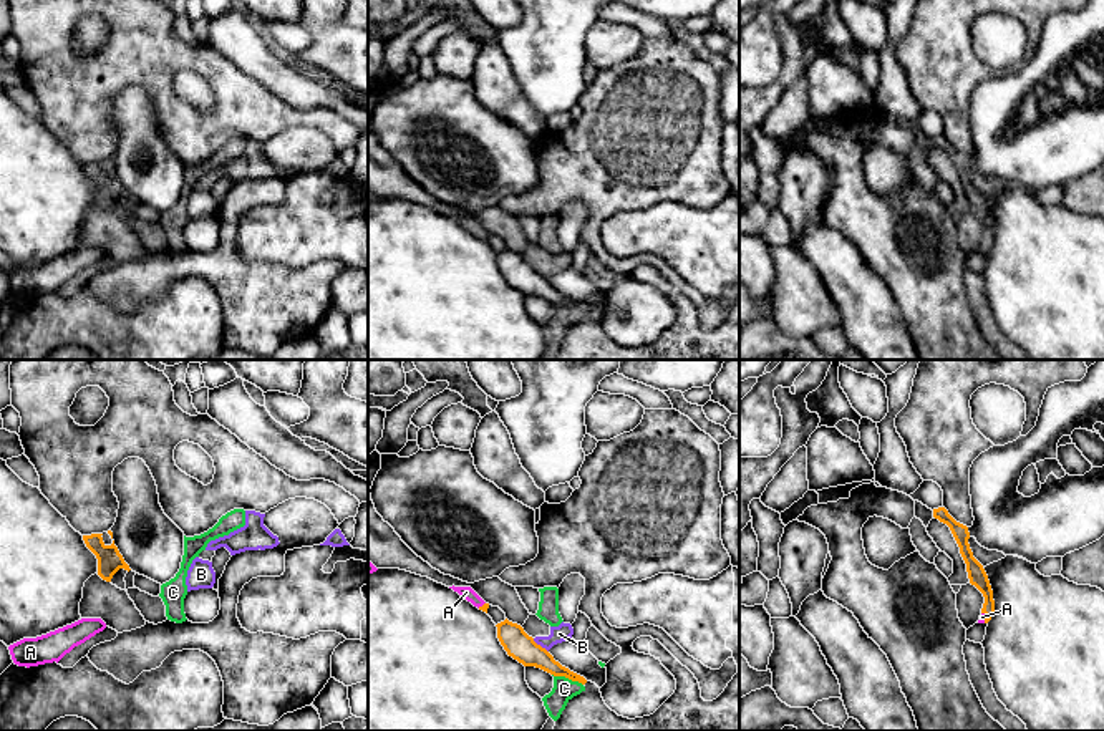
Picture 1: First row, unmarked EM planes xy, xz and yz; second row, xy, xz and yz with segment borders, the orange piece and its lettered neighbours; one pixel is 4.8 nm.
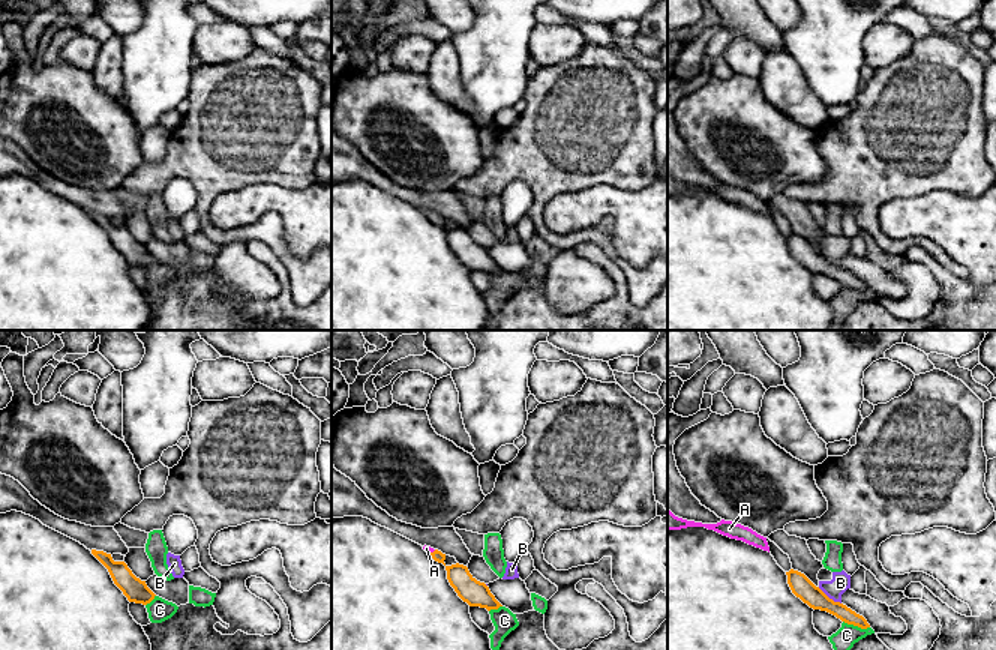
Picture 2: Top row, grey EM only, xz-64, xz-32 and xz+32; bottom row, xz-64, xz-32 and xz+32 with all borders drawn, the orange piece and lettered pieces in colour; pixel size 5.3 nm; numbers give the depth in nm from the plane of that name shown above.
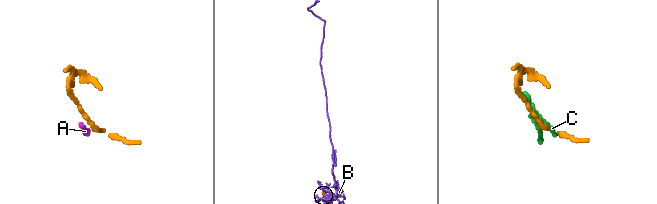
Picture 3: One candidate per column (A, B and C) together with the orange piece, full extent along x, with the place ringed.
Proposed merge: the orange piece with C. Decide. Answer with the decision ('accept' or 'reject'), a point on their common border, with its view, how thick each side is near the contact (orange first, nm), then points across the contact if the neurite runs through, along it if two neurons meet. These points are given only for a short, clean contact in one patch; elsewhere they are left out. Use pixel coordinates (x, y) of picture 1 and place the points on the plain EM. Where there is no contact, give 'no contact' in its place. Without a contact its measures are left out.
accept; meets orange in xz at (567, 305); 120 nm thick on the orange side, 110 nm on the other

